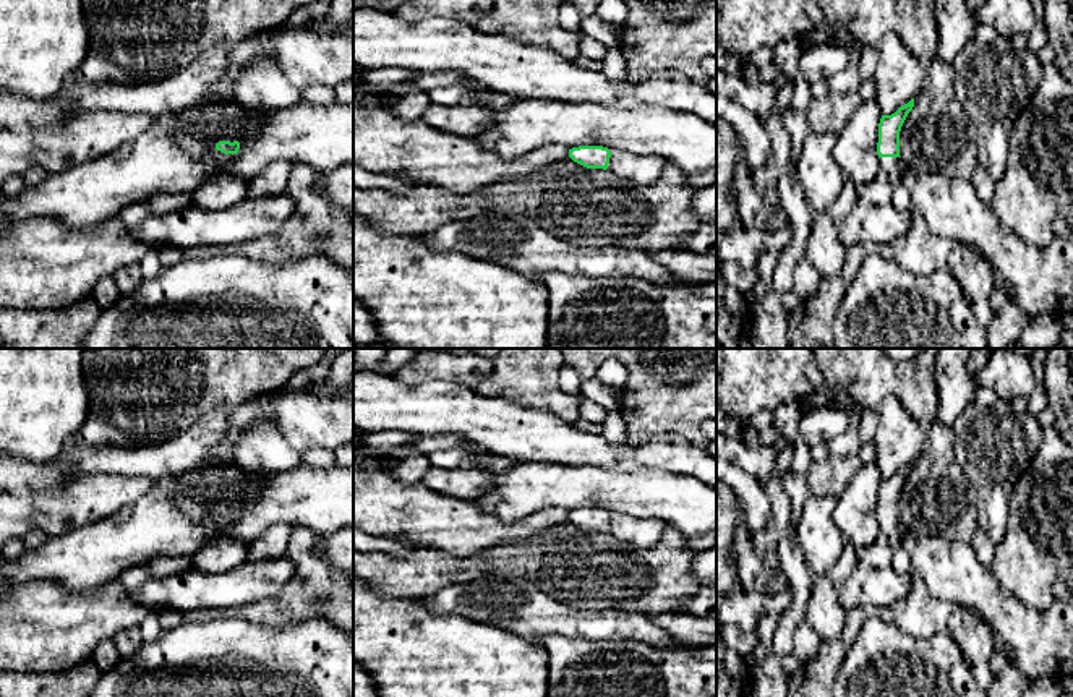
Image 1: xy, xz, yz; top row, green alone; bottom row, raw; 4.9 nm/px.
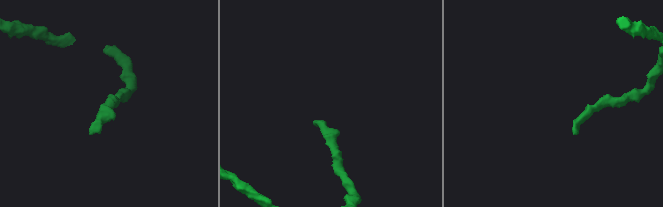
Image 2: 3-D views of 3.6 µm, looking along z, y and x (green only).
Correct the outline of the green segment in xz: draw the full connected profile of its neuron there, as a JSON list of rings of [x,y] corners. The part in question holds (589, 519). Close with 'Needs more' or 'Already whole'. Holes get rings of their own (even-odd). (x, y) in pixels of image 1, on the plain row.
[[[579,509],[569,512],[569,520],[587,532],[608,532],[611,514],[603,509]]]. Already whole

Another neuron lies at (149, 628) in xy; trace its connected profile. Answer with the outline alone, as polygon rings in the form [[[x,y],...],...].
[[[149,613],[144,618],[144,621],[139,624],[139,631],[143,634],[144,642],[154,642],[162,632],[162,626],[159,622],[159,614]]]

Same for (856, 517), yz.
[[[862,464],[838,496],[833,522],[848,543],[870,546],[880,533],[877,517],[882,477],[875,464]]]

